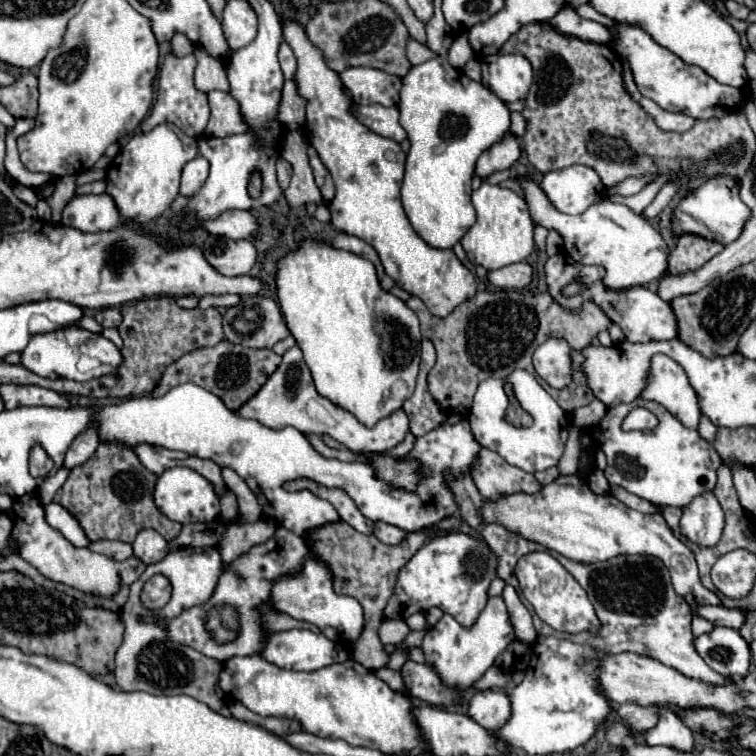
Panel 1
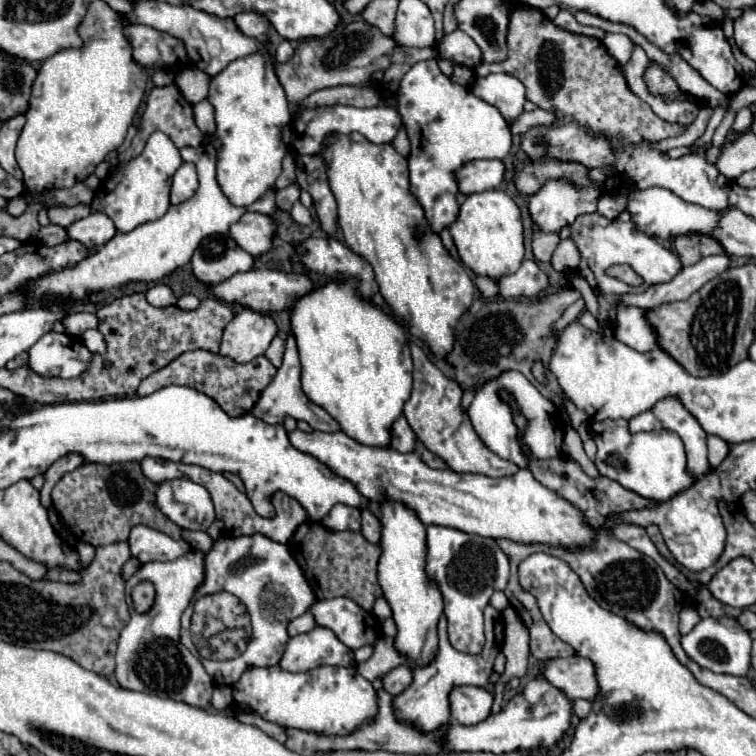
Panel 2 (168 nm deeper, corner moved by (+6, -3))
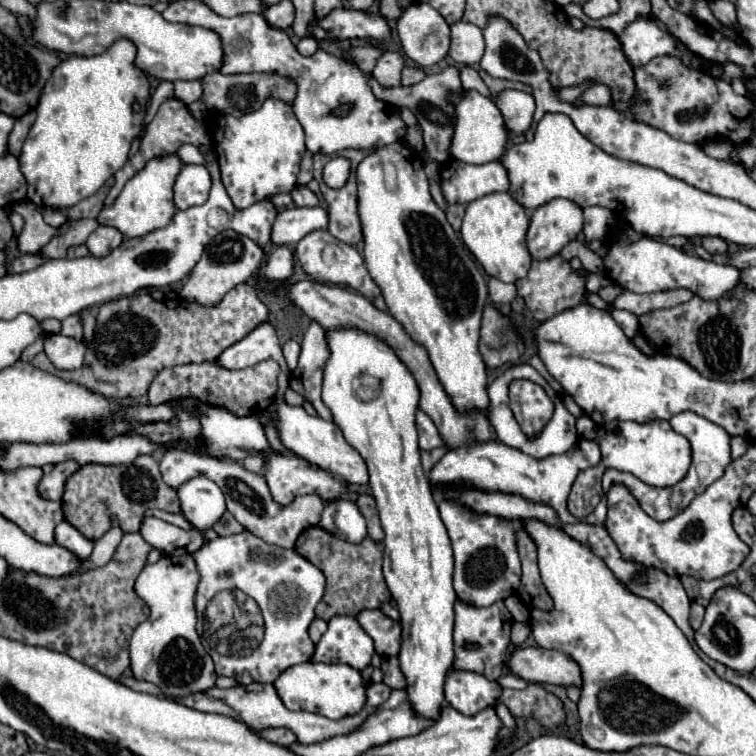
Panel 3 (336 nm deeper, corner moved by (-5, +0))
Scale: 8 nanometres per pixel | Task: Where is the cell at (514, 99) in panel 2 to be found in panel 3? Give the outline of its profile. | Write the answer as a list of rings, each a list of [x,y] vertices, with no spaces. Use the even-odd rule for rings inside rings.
[[[505,90],[497,96],[495,104],[503,114],[507,130],[511,130],[513,134],[523,134],[531,126],[535,112],[535,100],[531,94],[519,90]]]

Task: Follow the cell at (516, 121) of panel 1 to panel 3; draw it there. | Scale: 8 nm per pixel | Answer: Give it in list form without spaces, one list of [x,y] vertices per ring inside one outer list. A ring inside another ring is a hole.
[[[605,84],[591,86],[577,104],[595,104],[595,106],[611,106],[611,90]]]

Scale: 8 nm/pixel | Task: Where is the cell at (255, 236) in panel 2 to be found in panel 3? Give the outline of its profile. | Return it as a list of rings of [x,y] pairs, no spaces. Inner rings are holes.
[[[321,206],[289,208],[289,210],[279,212],[279,216],[273,224],[271,242],[273,244],[295,244],[305,234],[327,228],[327,224],[329,224],[329,214]]]

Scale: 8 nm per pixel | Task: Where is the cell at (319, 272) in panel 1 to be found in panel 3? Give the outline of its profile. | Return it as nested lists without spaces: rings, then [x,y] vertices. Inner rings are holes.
[[[329,330],[327,342],[331,348],[331,358],[325,366],[323,376],[323,402],[333,414],[333,422],[343,432],[345,440],[363,456],[369,470],[369,486],[373,498],[379,508],[381,526],[385,532],[385,556],[383,556],[383,574],[387,586],[397,600],[397,610],[401,614],[403,626],[403,644],[399,652],[399,666],[407,680],[405,692],[413,712],[421,718],[437,720],[443,708],[443,682],[447,672],[453,666],[453,604],[455,604],[455,590],[453,590],[453,552],[451,542],[447,536],[447,528],[439,518],[437,502],[433,498],[431,484],[427,474],[421,468],[419,460],[419,446],[417,446],[417,428],[415,428],[415,412],[419,402],[419,388],[407,366],[395,356],[395,352],[381,342],[379,338],[361,332],[361,330]],[[361,374],[371,374],[381,380],[381,390],[377,392],[375,400],[361,402],[355,396],[353,382]]]

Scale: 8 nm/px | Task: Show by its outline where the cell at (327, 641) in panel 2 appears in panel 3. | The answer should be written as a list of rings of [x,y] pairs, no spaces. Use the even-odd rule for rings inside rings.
[[[333,616],[327,632],[315,646],[313,662],[349,664],[351,668],[363,670],[371,664],[373,654],[373,640],[363,632],[355,616]]]

